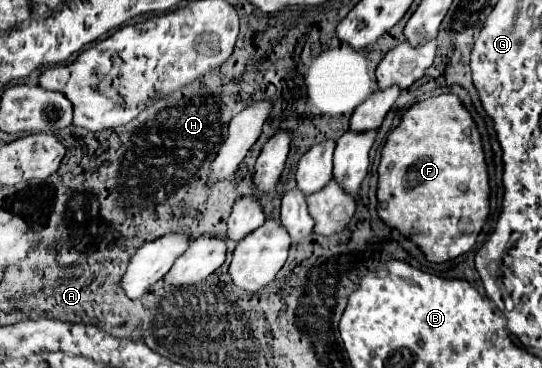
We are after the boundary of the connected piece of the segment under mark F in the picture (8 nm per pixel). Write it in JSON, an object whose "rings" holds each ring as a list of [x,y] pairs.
{"rings":[[[452,93],[414,103],[388,135],[378,165],[378,217],[412,239],[430,263],[444,263],[472,249],[488,217],[488,169],[470,113]]]}

